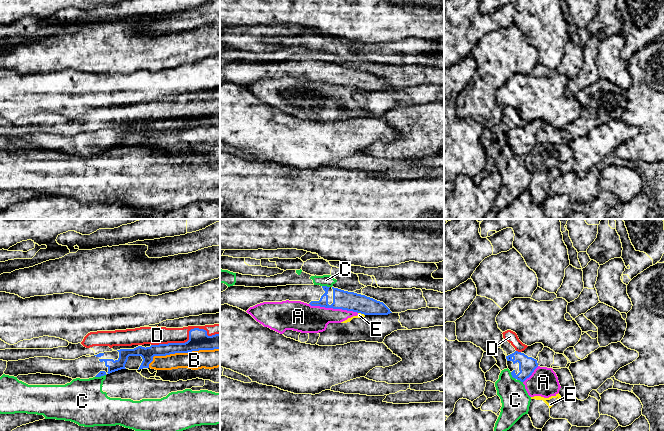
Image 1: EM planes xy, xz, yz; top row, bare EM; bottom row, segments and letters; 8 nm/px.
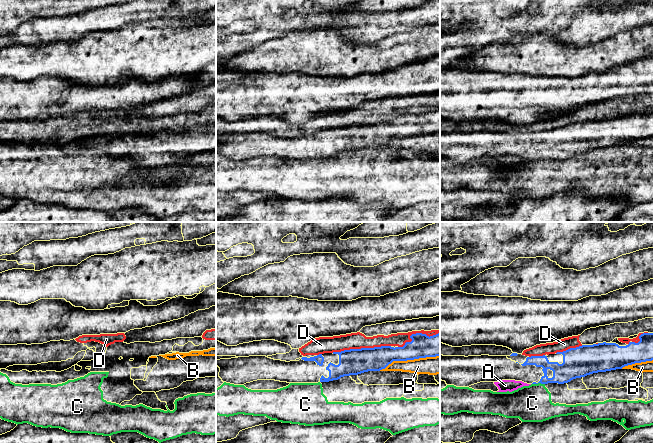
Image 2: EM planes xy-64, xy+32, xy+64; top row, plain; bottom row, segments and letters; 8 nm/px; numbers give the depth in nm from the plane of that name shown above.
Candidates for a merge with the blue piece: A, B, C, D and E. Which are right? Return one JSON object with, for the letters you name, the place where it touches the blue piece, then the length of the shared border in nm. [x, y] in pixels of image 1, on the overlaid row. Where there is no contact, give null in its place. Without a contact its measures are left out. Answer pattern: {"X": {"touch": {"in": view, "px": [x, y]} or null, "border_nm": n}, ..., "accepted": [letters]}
{"accepted": []}

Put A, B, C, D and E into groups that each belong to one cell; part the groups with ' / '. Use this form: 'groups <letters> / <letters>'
groups A E / B / C / D

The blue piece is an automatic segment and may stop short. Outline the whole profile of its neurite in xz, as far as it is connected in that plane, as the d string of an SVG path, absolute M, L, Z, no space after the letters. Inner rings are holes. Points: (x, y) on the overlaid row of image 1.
M286 285L277 287L230 286L220 293L220 305L228 304L247 311L263 302L301 301L311 306L342 309L364 315L388 315L390 309L365 295L320 285Z

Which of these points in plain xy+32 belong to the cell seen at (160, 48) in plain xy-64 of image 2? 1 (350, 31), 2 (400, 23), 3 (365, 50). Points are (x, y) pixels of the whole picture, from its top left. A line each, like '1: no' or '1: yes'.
1: no
2: no
3: yes

